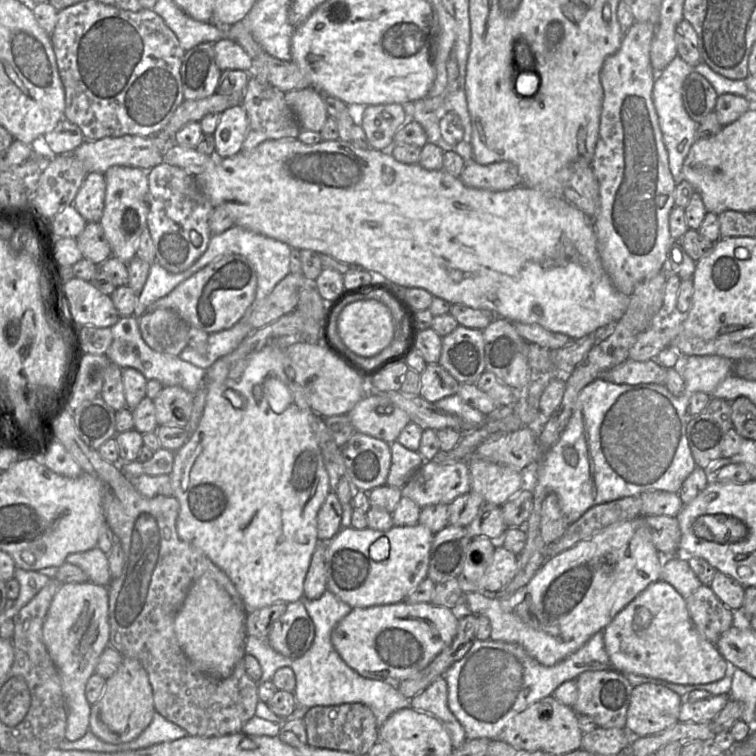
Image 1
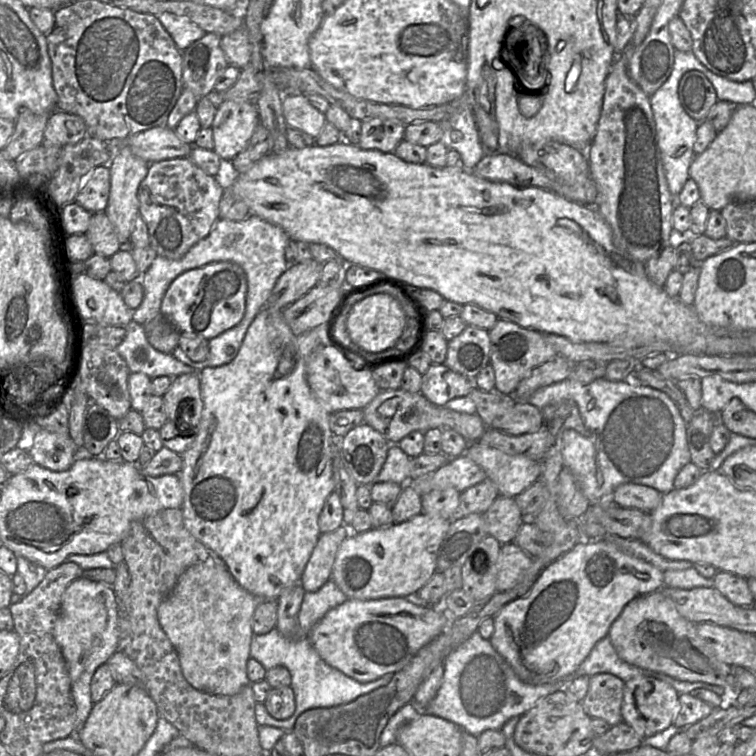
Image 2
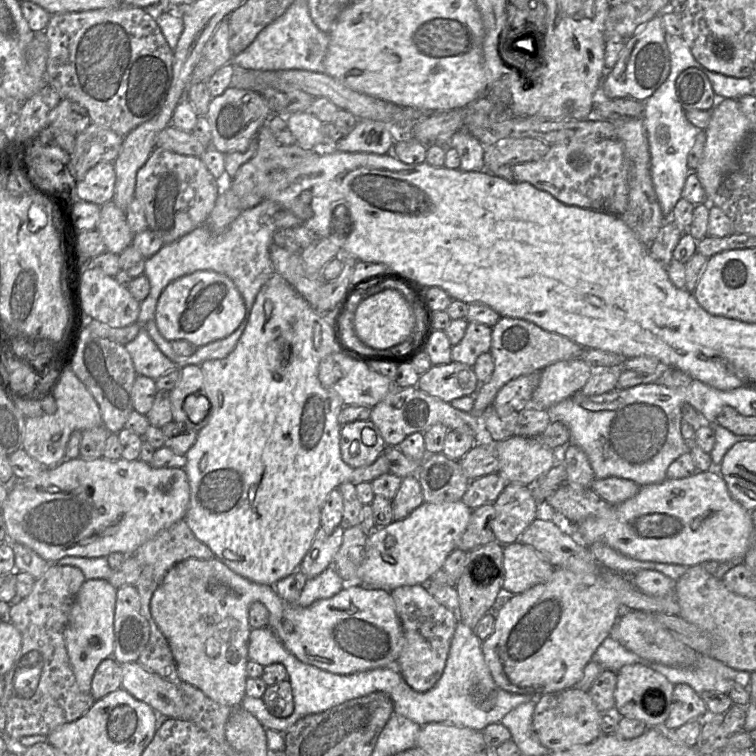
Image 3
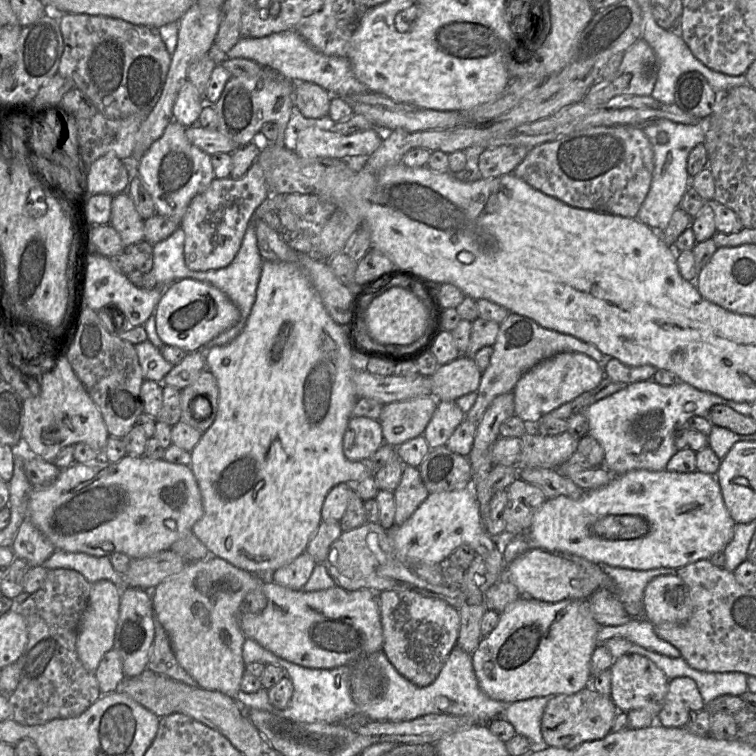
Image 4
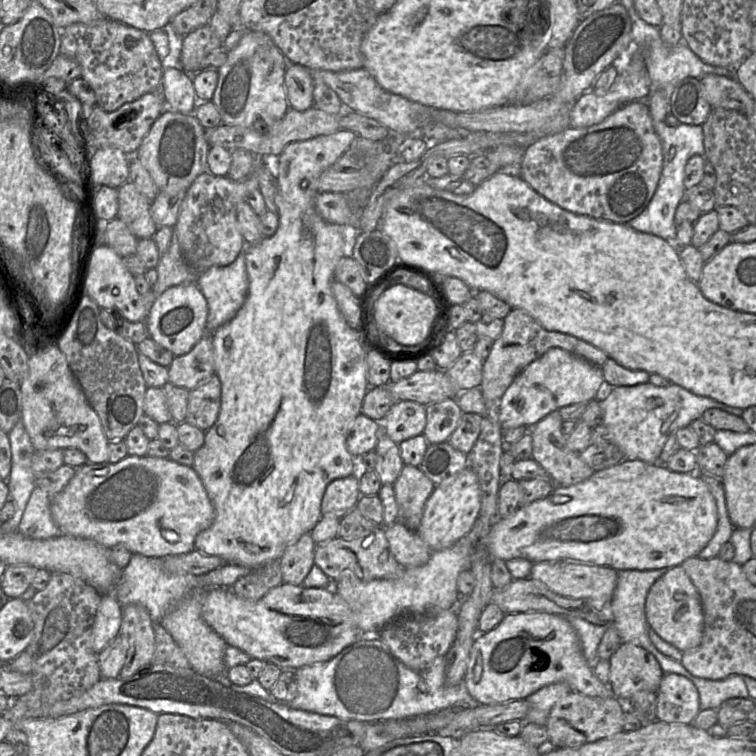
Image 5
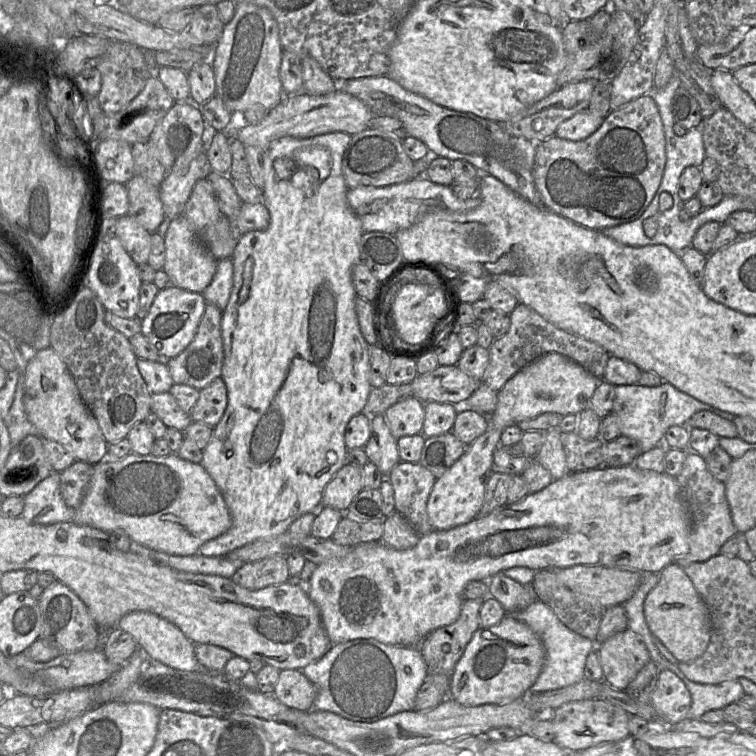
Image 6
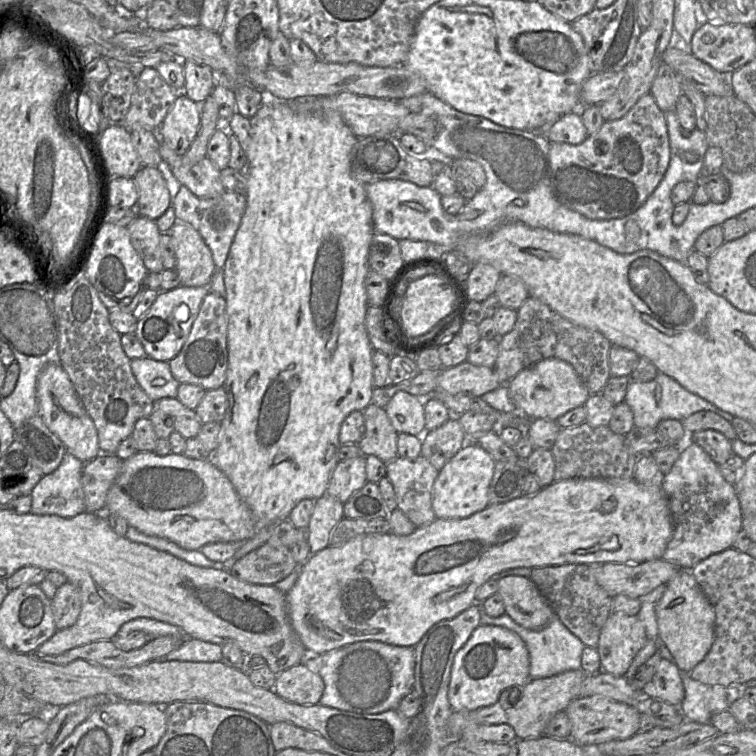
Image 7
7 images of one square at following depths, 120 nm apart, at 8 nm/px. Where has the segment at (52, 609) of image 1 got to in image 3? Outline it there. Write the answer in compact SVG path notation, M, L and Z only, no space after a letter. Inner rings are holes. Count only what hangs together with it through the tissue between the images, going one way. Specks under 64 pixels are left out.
M108 579L85 580L70 610L64 632L66 649L76 682L84 693L91 693L92 679L98 665L113 656L116 597L117 589Z

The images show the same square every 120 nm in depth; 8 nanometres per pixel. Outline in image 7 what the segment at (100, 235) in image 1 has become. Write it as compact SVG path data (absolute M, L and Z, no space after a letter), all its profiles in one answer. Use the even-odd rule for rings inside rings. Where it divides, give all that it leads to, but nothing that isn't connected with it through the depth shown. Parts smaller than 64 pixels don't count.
M164 163L163 168L142 166L133 179L138 190L137 214L152 220L157 220L173 205L181 185L172 175L169 179Z

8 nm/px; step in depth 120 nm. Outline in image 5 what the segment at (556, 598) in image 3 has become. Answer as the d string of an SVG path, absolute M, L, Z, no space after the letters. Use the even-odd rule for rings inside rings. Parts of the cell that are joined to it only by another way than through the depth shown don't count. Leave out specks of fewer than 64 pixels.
M545 612L506 614L502 622L487 633L477 633L471 649L464 683L469 694L480 705L502 704L523 700L553 683L566 683L572 692L589 697L615 697L609 684L597 679L586 660L578 634L561 615Z

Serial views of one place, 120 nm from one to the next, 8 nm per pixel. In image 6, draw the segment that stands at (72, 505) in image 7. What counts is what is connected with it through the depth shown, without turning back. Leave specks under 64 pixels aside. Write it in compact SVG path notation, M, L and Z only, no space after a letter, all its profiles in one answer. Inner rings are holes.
M52 473L24 496L21 517L30 523L49 525L72 521L74 510L62 497L60 473Z

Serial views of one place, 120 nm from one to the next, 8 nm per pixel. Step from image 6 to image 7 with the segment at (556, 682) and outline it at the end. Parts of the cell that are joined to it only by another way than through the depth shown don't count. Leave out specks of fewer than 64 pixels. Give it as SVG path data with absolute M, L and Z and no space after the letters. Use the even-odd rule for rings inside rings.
M481 609L481 624L504 627L518 634L525 642L530 657L530 680L551 677L566 671L581 669L581 657L585 645L554 615L550 623L539 631L518 625L509 615L491 617Z

